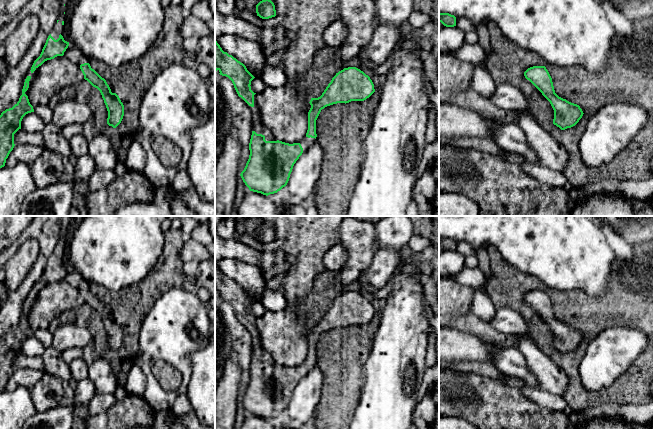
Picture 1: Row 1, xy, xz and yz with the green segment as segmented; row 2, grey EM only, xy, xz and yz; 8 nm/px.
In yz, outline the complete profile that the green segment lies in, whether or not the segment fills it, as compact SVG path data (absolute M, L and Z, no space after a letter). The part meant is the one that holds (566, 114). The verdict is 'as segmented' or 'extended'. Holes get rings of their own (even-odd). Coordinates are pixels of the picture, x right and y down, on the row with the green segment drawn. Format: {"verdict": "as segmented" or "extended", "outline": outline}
{"verdict": "as segmented", "outline": "M533 66L524 72L529 80L550 102L554 110L553 124L561 130L575 126L583 116L579 105L559 97L554 90L552 78L545 66Z"}

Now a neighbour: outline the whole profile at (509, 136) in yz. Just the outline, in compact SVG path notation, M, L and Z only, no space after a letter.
M496 122L492 129L493 141L506 152L523 155L530 163L539 164L539 158L534 150L528 146L521 128L514 123Z

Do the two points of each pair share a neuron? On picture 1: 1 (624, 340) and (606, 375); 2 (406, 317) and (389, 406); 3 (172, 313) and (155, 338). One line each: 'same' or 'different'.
1: same
2: same
3: same

